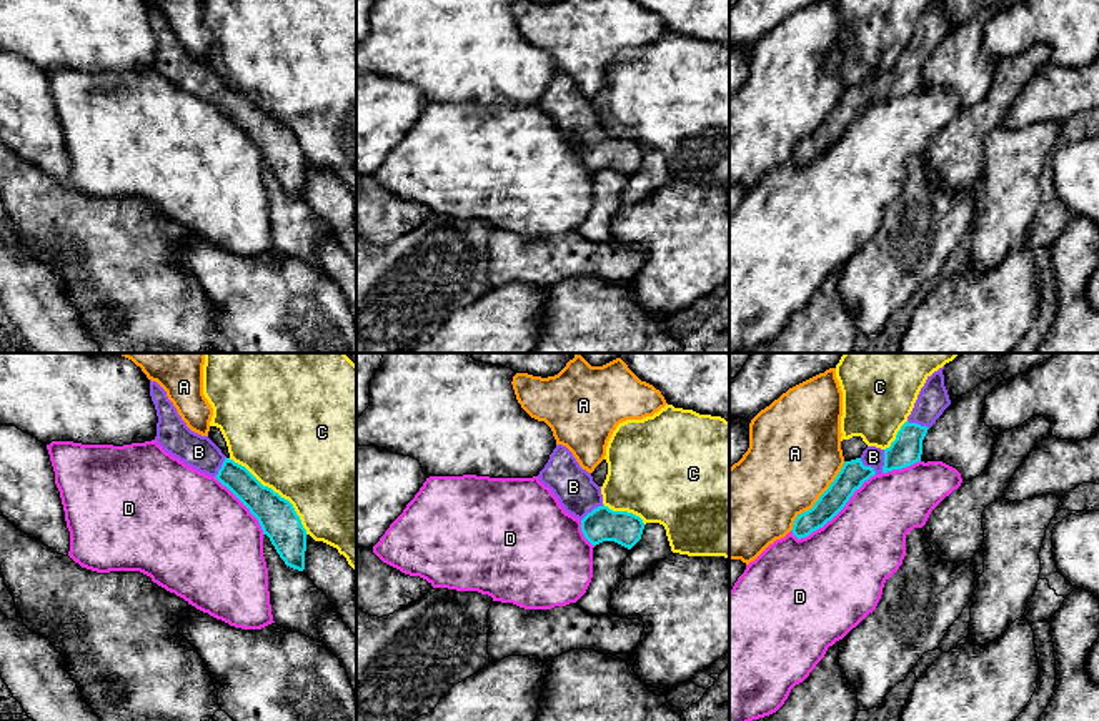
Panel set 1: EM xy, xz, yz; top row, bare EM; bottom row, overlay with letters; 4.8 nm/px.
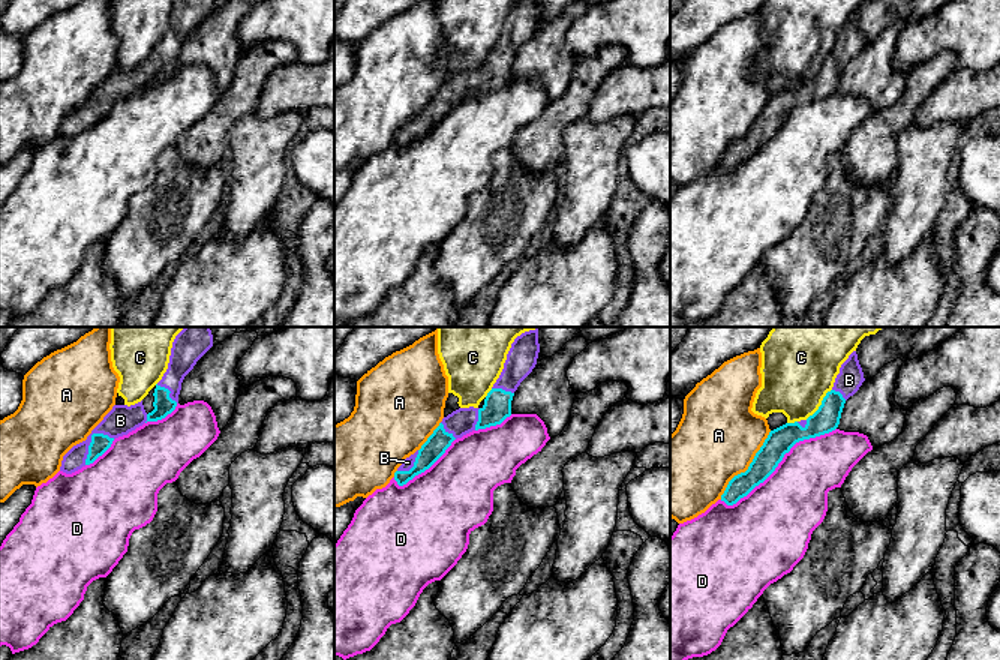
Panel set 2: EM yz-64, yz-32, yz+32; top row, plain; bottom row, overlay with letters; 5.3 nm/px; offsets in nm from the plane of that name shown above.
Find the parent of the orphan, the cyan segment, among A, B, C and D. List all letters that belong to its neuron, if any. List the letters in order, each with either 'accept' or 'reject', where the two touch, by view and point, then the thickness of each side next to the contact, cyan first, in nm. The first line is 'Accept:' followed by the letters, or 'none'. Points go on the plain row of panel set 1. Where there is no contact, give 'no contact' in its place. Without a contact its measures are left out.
Accept: B
A: reject | yz (820, 125) | 130/460 nm
B: accept | yz (885, 89) | 150/100 nm
C: reject | xy (273, 119) | 190/500 nm
D: reject | yz (835, 142) | 130/420 nm

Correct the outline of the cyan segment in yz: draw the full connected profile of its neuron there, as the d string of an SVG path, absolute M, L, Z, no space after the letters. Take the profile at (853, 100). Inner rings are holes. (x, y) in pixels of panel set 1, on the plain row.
M932 0L921 15L908 48L901 53L891 73L886 77L868 73L859 85L844 88L841 98L814 133L798 142L791 157L793 162L801 167L823 155L871 103L921 88L922 67L949 32L944 2Z

